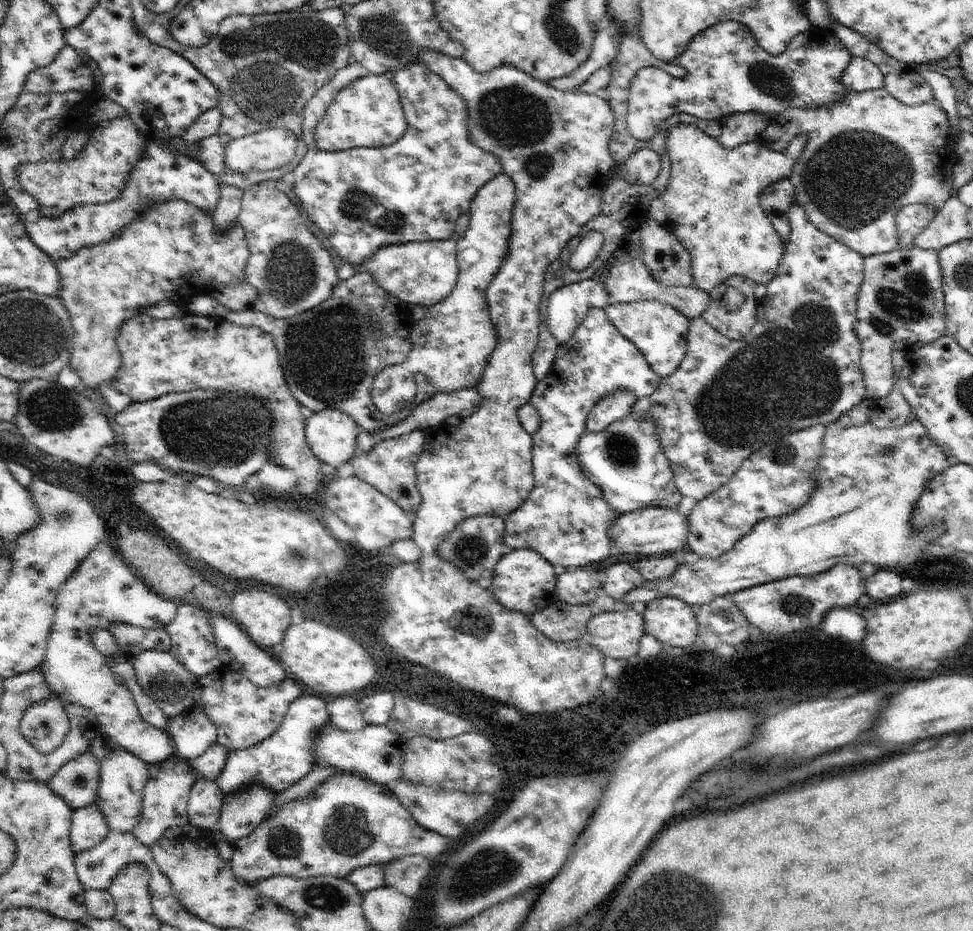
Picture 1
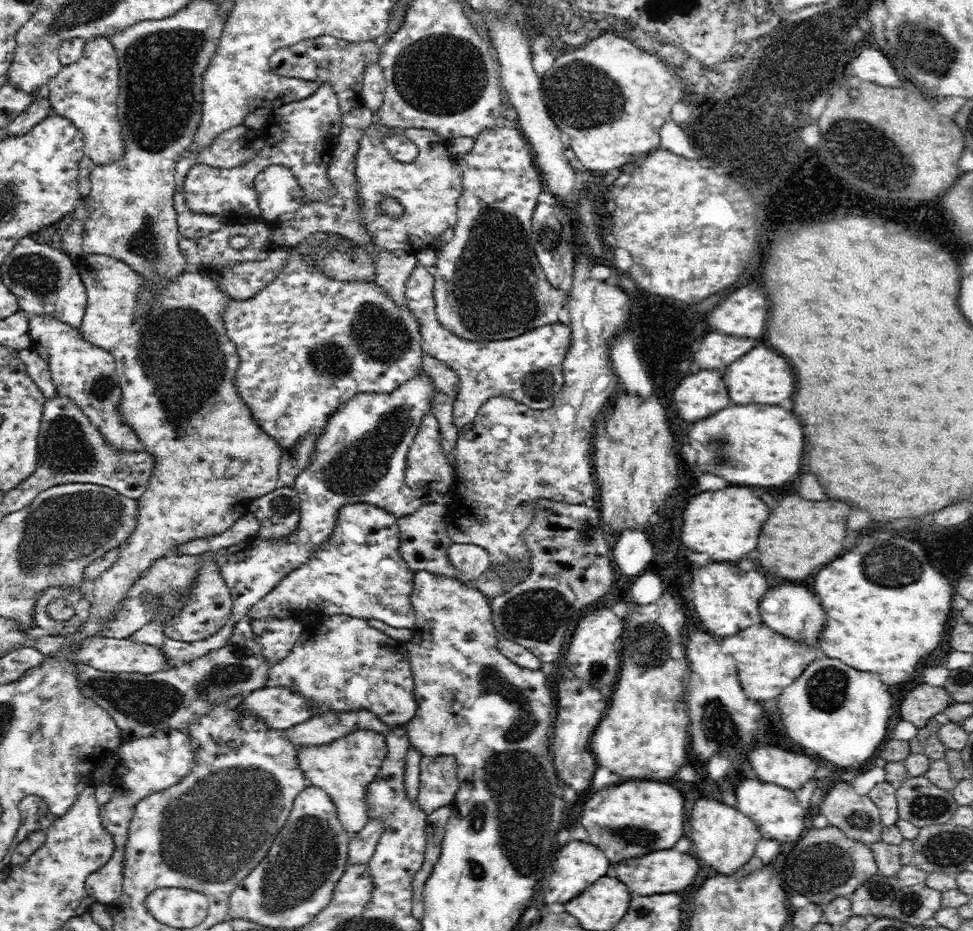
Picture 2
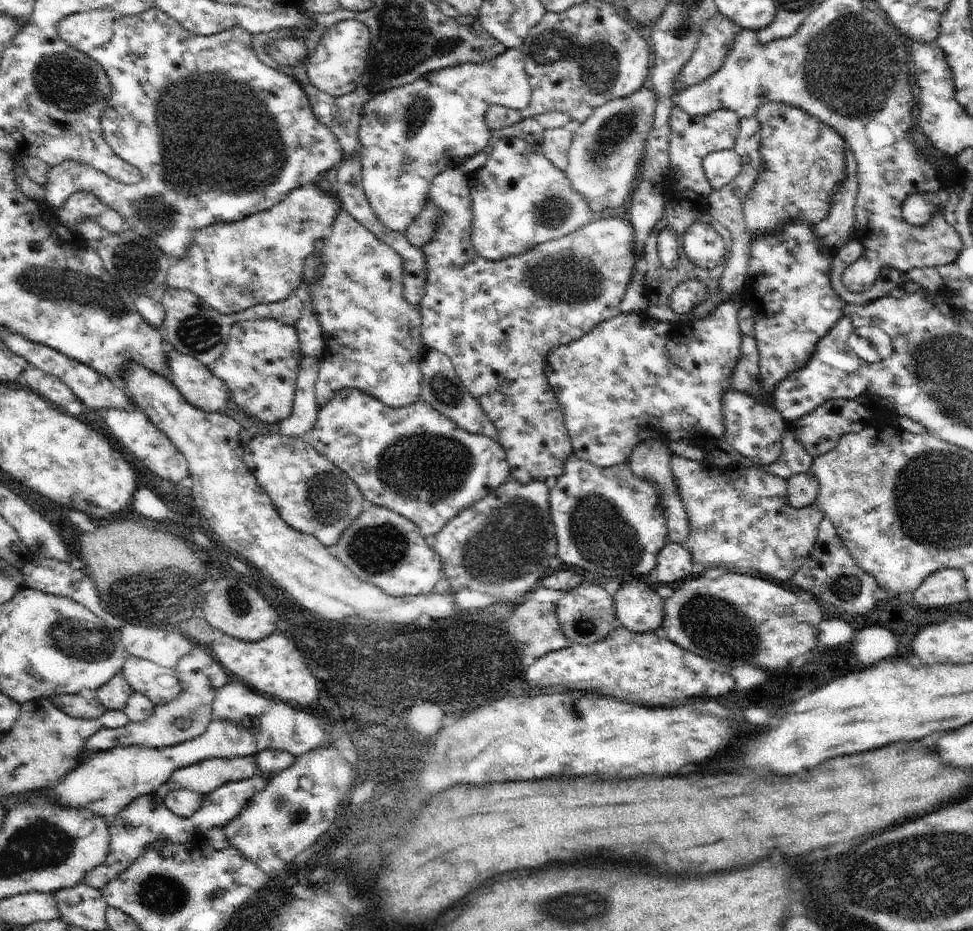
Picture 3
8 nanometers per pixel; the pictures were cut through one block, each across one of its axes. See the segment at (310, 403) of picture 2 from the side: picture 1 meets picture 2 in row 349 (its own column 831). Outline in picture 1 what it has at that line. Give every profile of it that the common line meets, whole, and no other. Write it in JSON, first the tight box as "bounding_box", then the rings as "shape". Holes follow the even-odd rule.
{"bounding_box":[629,204,865,502],"shape":[[[799,204],[789,206],[791,234],[785,242],[781,264],[757,306],[757,322],[749,334],[731,342],[703,318],[689,324],[687,352],[677,370],[659,382],[645,398],[637,398],[629,416],[649,420],[669,460],[673,482],[681,496],[703,502],[725,486],[739,466],[763,446],[811,426],[837,422],[865,398],[861,372],[861,342],[857,338],[857,298],[863,282],[863,256],[817,230]]]}

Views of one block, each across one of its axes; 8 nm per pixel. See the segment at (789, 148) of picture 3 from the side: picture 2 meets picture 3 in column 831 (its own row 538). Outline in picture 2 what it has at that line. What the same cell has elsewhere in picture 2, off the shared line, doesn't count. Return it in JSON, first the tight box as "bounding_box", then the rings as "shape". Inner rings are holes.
{"bounding_box":[72,254,284,642],"shape":[[[84,254],[84,258],[88,266],[84,274],[88,274],[90,280],[84,282],[88,306],[82,320],[82,336],[86,342],[104,348],[114,356],[116,376],[120,378],[122,388],[122,420],[134,428],[144,450],[156,458],[156,468],[146,492],[138,498],[140,514],[134,534],[120,546],[116,564],[94,580],[92,616],[72,636],[80,642],[84,638],[102,636],[106,630],[104,626],[116,614],[116,604],[148,568],[156,568],[158,562],[168,558],[168,554],[180,544],[226,532],[236,524],[236,520],[250,514],[252,500],[280,488],[278,466],[284,452],[282,446],[266,434],[260,424],[256,424],[250,406],[238,396],[234,376],[240,368],[240,354],[234,340],[226,334],[224,322],[226,308],[234,298],[222,292],[210,274],[184,270],[174,276],[174,280],[166,280],[160,288],[152,290],[158,296],[154,298],[150,312],[134,318],[138,294],[150,282],[124,260],[102,254]]]}

